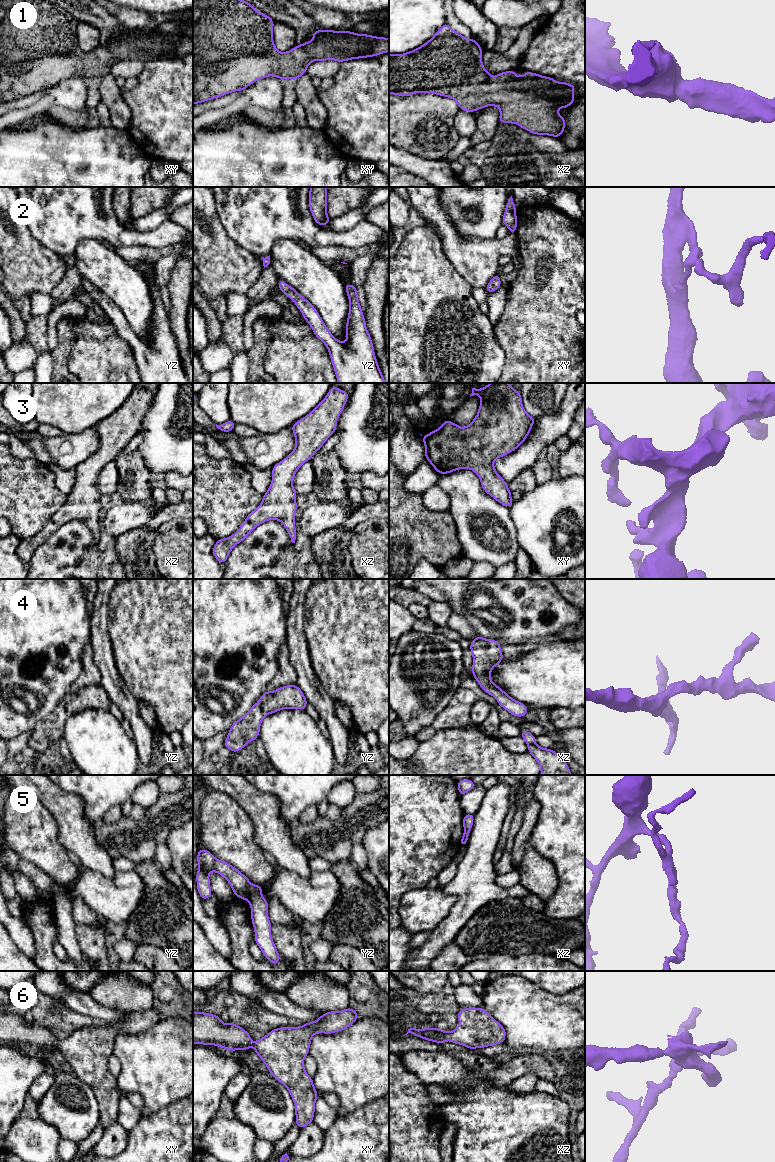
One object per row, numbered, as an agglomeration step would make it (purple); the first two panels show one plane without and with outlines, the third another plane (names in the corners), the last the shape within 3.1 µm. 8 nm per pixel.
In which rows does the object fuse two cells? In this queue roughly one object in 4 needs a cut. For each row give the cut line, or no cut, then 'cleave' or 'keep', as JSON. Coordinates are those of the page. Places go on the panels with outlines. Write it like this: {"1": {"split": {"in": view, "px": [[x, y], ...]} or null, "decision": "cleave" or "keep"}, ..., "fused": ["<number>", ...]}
{"1": {"split": null, "decision": "keep"}, "2": {"split": null, "decision": "keep"}, "3": {"split": null, "decision": "keep"}, "4": {"split": null, "decision": "keep"}, "5": {"split": {"in": "yz", "px": [[251, 883], [250, 897], [247, 900]]}, "decision": "cleave"}, "6": {"split": null, "decision": "keep"}, "fused": ["5"]}

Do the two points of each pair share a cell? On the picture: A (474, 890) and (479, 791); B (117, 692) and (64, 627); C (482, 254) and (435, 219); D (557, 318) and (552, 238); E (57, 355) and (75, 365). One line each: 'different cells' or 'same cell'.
A: different cells
B: different cells
C: same cell
D: same cell
E: different cells

